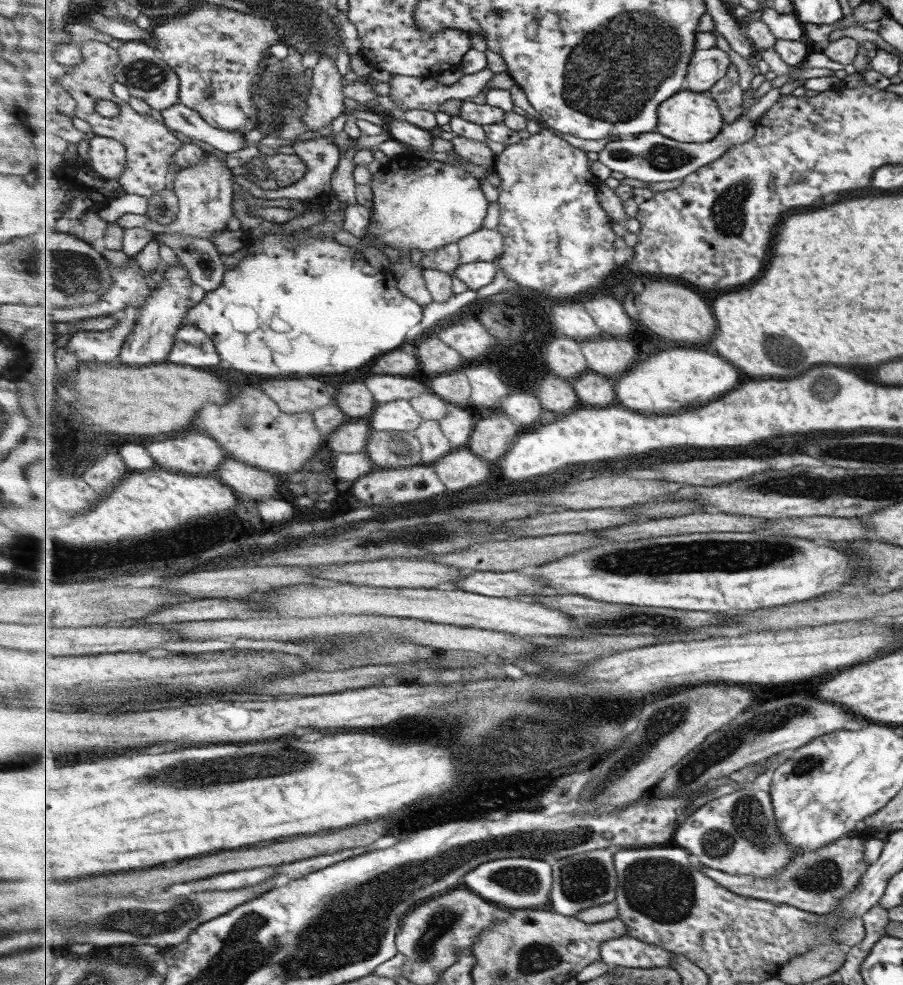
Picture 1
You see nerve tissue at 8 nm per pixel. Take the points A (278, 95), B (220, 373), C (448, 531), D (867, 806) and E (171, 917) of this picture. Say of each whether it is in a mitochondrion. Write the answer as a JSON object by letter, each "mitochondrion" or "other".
{"A":"mitochondrion","B":"other","C":"mitochondrion","D":"other","E":"mitochondrion"}

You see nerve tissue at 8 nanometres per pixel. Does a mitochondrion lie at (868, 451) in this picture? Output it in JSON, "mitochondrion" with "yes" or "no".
{"mitochondrion":"yes"}

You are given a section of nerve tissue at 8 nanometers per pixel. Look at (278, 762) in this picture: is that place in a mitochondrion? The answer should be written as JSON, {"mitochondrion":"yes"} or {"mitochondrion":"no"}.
{"mitochondrion":"yes"}

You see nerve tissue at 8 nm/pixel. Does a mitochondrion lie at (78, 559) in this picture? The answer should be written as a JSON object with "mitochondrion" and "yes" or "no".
{"mitochondrion":"yes"}

